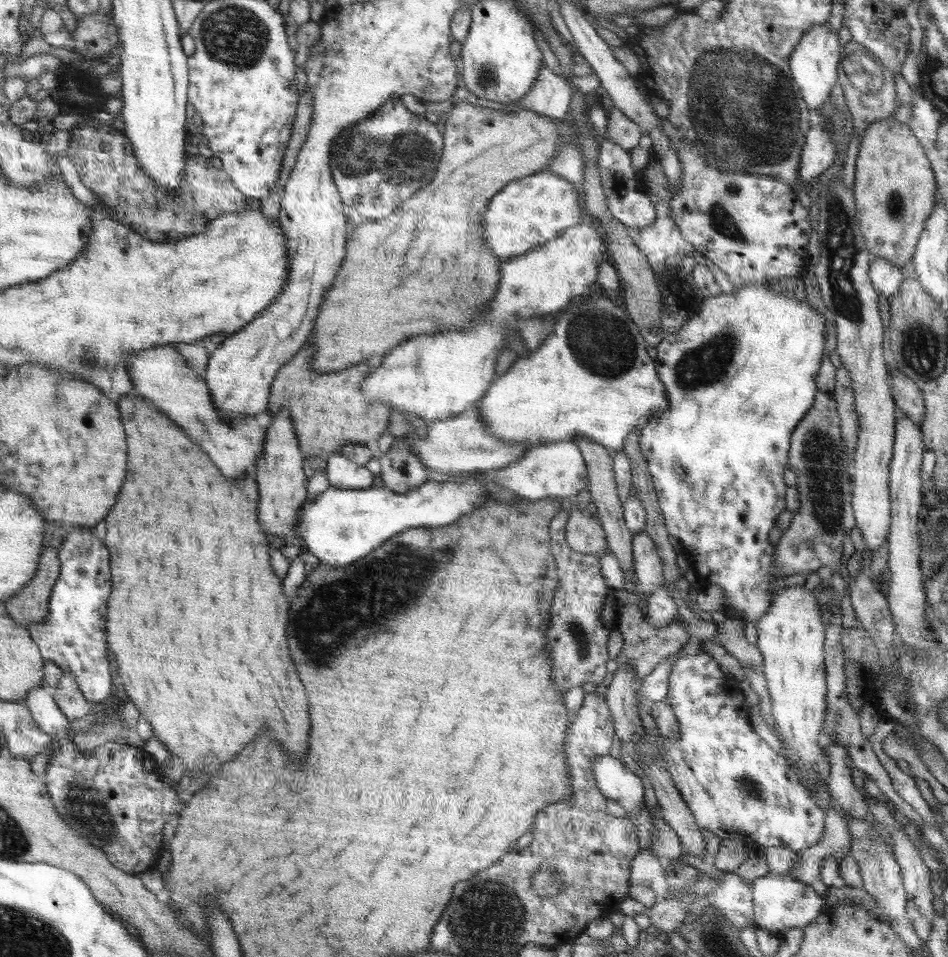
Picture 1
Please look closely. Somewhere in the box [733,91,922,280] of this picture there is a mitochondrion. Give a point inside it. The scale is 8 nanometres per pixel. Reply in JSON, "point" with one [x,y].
{"point":[896,205]}

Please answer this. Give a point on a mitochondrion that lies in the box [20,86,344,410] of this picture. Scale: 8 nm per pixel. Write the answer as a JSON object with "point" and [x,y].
{"point":[89,360]}

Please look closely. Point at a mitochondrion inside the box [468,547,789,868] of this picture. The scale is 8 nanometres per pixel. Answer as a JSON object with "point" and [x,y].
{"point":[580,642]}

